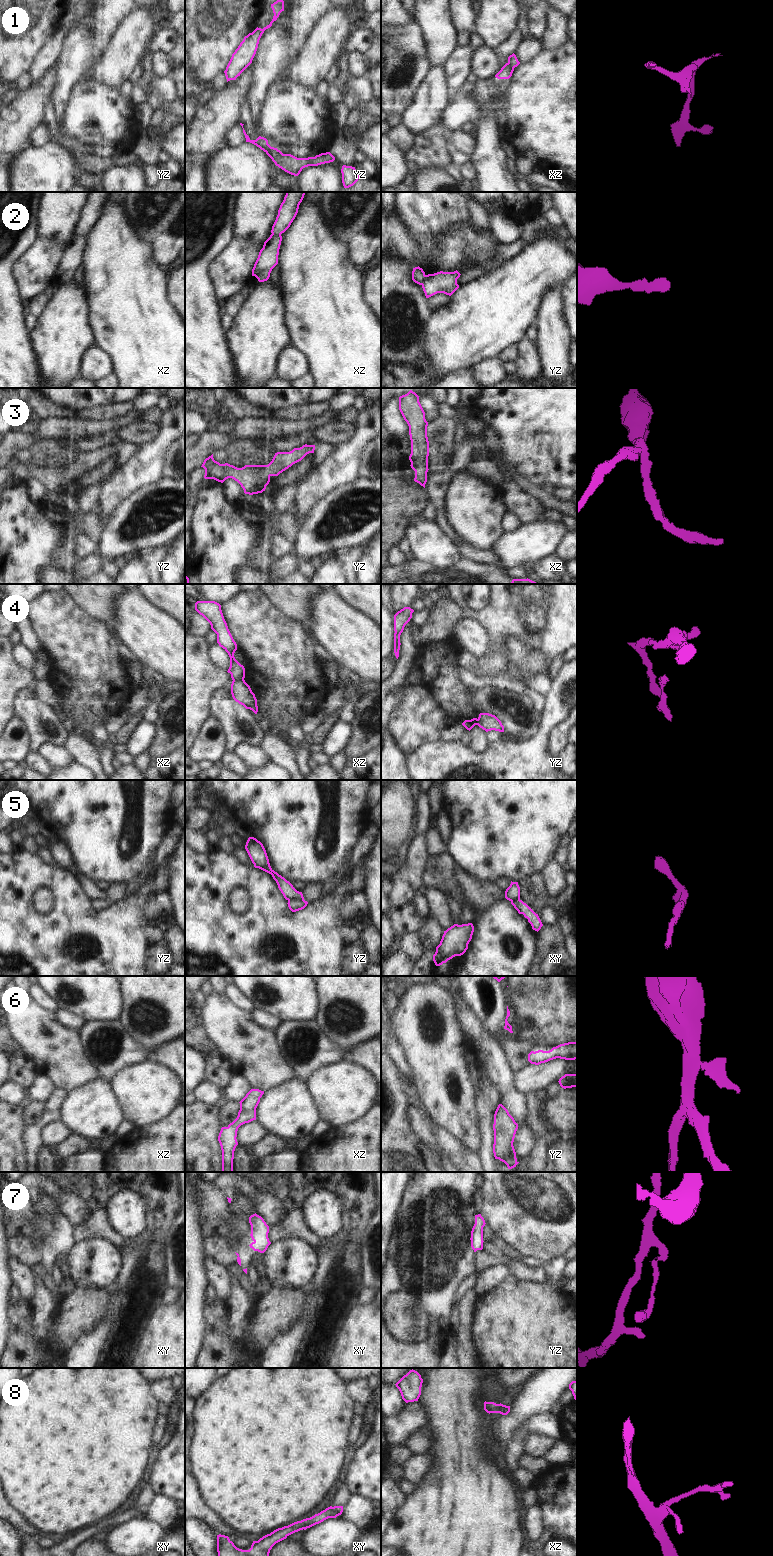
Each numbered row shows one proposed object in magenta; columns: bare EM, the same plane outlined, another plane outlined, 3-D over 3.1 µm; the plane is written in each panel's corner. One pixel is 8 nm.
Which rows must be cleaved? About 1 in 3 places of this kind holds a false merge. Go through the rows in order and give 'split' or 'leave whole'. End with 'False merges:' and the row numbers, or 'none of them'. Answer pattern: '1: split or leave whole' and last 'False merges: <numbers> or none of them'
1: leave whole
2: split
3: leave whole
4: leave whole
5: split
6: leave whole
7: leave whole
8: leave whole
False merges: 2, 5

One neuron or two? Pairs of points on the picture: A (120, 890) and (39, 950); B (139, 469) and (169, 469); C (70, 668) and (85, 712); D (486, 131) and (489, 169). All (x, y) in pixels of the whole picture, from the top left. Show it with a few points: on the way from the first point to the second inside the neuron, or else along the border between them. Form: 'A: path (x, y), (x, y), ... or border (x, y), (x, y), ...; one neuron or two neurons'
A: border (123, 898), (112, 903); two neurons
B: border (169, 446), (164, 459), (163, 475); two neurons
C: path (81, 679), (85, 683), (85, 701); one neuron
D: path (486, 140), (488, 160); one neuron

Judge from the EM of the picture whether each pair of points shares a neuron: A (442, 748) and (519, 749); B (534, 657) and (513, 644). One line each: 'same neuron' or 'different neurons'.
A: same neuron
B: same neuron

